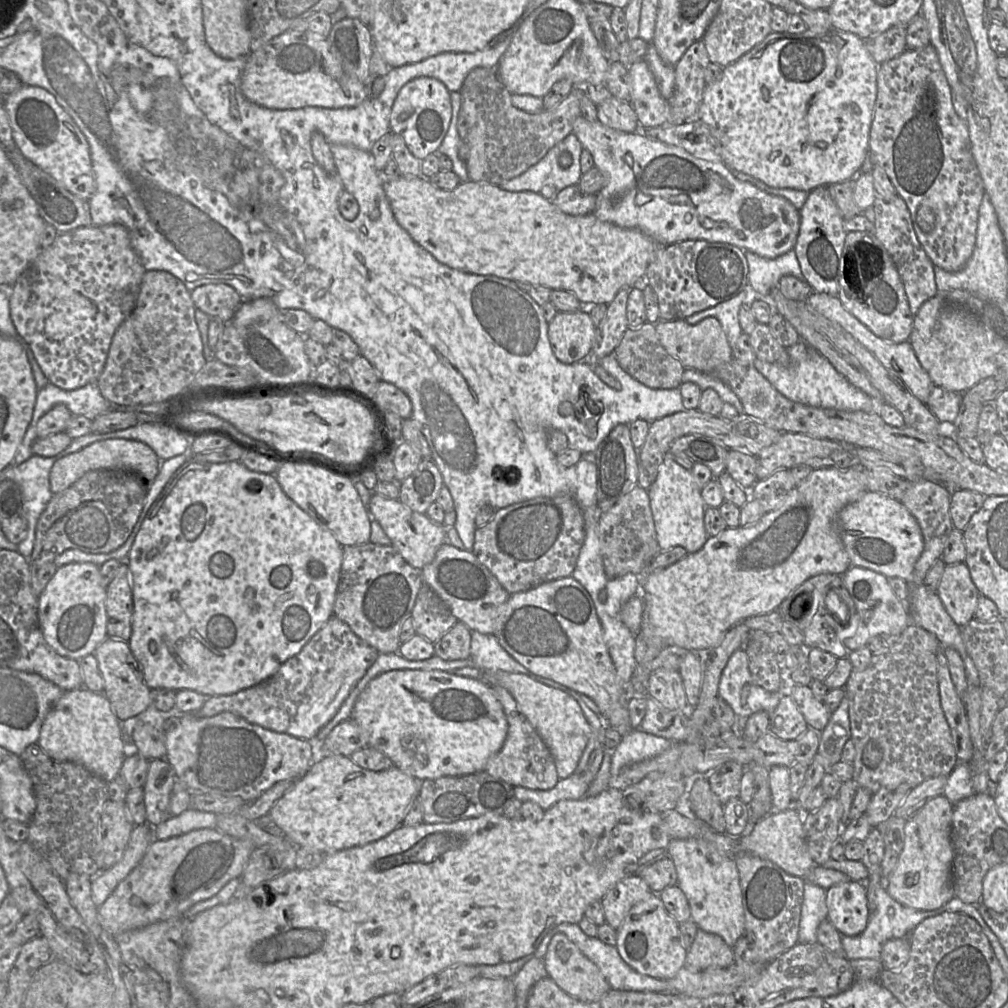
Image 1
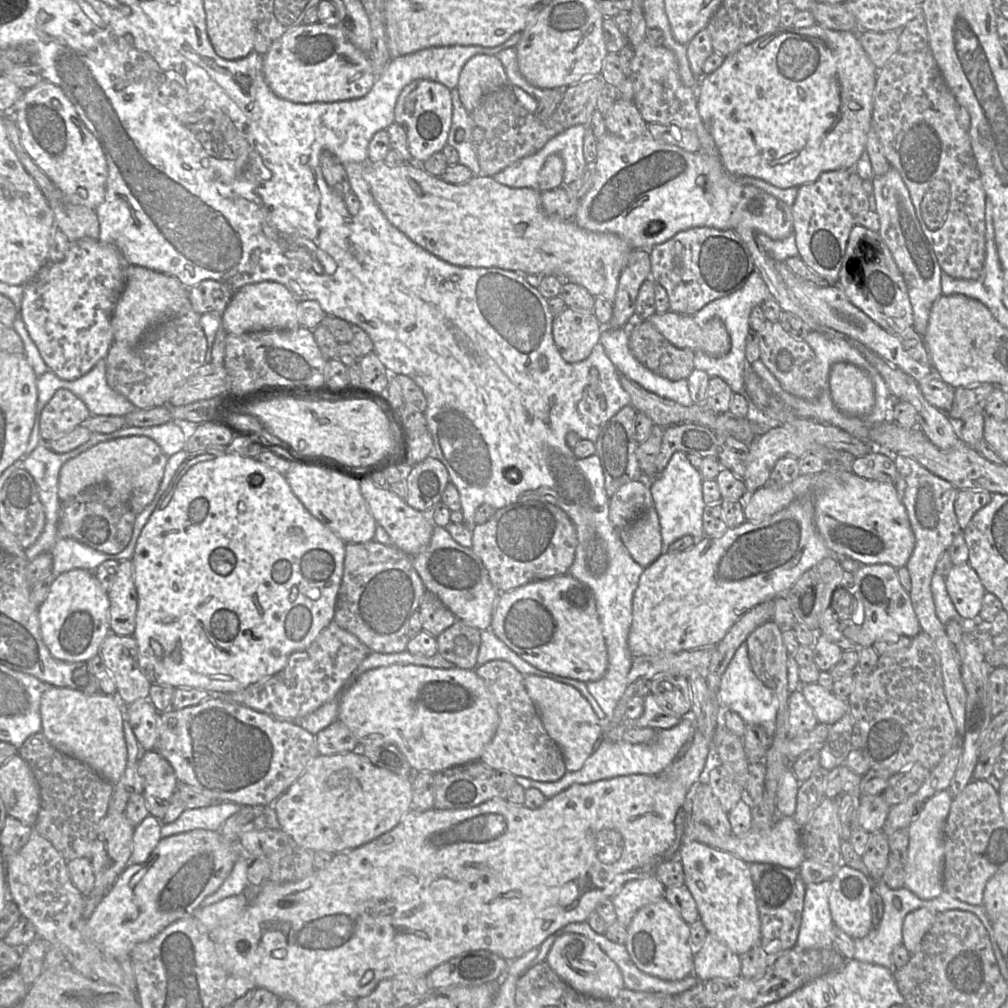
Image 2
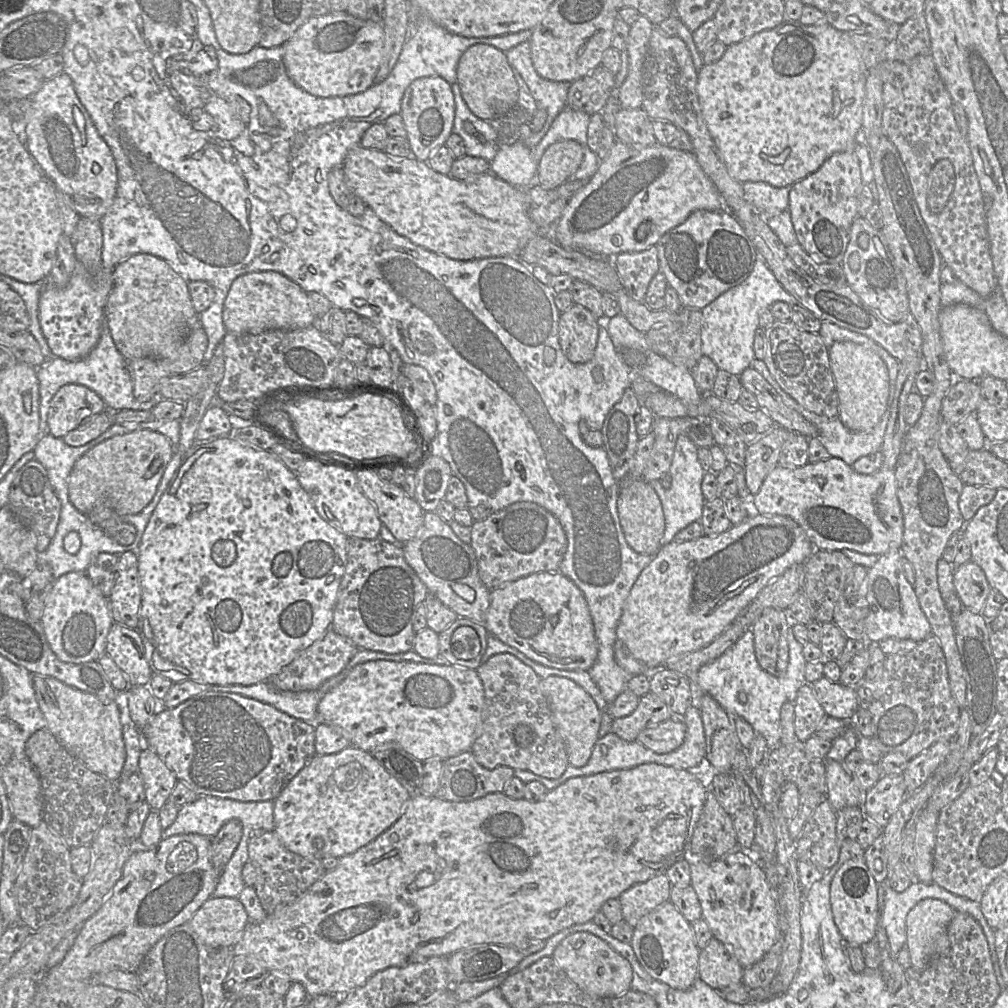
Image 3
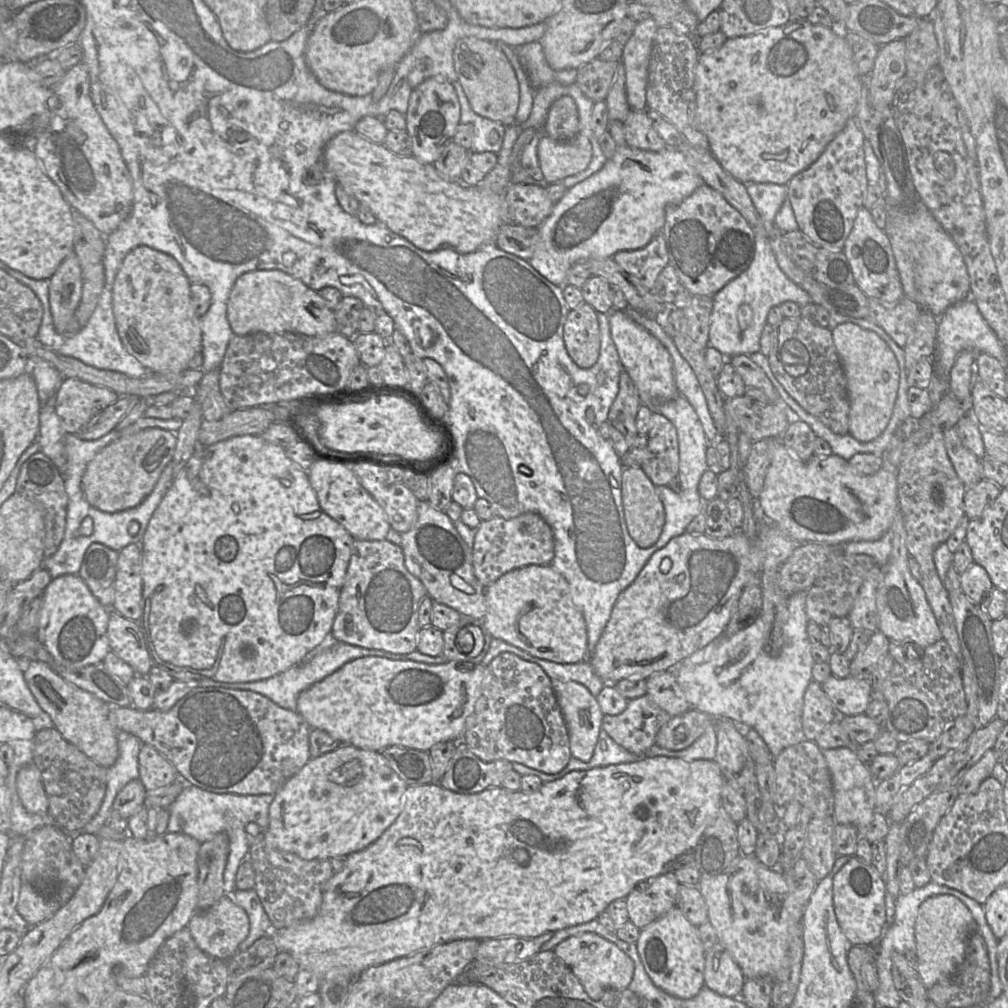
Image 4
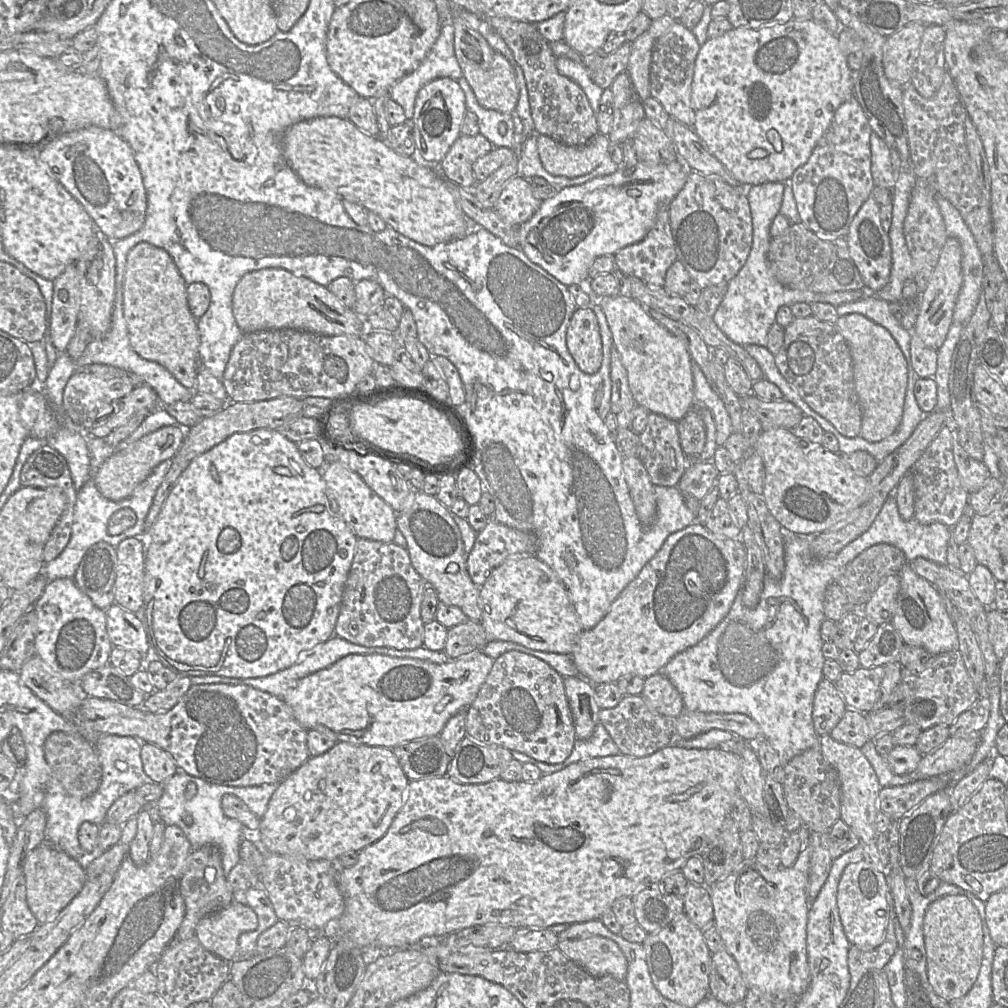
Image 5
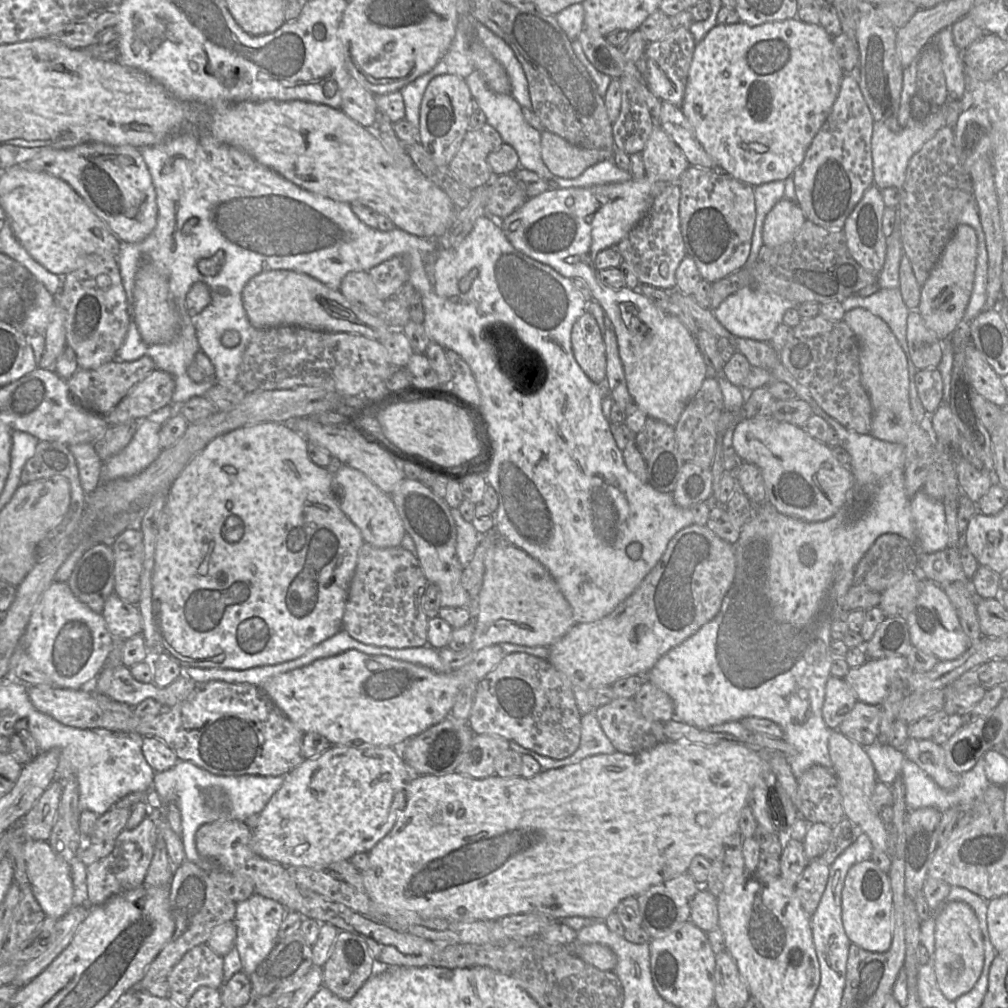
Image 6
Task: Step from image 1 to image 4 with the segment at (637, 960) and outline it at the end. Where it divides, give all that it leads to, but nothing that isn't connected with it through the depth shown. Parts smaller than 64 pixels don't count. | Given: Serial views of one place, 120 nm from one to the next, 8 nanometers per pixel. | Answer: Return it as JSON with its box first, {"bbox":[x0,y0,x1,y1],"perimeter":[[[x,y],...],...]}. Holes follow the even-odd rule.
{"bbox":[636,907,705,1000],"perimeter":[[[678,907],[642,928],[636,947],[647,975],[665,993],[686,1000],[695,997],[704,986],[705,948],[697,927]]]}

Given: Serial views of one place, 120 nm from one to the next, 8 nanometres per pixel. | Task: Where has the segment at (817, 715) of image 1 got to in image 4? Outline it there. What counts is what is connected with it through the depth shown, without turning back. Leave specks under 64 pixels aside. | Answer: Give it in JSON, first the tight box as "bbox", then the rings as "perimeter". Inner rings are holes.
{"bbox":[821,675,873,716],"perimeter":[[[831,675],[821,685],[839,716],[863,714],[872,700],[873,687],[869,678]]]}

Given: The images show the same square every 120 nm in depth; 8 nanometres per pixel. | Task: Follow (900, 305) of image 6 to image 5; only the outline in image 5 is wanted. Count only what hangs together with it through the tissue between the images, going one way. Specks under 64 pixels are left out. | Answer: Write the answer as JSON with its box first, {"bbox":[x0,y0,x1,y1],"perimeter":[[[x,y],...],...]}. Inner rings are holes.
{"bbox":[836,294,911,366],"perimeter":[[[866,294],[863,298],[836,307],[839,317],[858,313],[886,328],[901,349],[907,366],[910,361],[911,332],[905,330],[890,311],[890,303],[878,298],[875,294]]]}

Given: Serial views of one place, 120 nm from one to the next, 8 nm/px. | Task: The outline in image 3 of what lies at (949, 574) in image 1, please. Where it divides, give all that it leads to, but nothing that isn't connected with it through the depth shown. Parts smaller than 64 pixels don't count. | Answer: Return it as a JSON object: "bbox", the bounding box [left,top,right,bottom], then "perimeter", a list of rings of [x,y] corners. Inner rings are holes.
{"bbox":[953,561,991,613],"perimeter":[[[969,561],[954,572],[953,583],[963,607],[981,613],[991,590],[983,570]]]}

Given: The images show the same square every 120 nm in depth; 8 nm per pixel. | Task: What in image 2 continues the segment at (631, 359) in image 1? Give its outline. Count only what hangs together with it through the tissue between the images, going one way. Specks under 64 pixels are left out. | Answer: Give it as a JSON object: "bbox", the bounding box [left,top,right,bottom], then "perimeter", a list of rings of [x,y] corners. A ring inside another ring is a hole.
{"bbox":[629,321,695,381],"perimeter":[[[649,321],[629,325],[629,348],[643,366],[671,381],[688,379],[694,369],[695,351],[674,346]]]}

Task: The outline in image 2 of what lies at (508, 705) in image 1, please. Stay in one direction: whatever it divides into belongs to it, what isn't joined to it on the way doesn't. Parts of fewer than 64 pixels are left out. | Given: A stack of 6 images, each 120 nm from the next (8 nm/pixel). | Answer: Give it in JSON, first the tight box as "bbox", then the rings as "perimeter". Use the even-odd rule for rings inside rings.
{"bbox":[475,660,566,782],"perimeter":[[[504,660],[489,661],[477,666],[475,671],[492,695],[499,715],[496,732],[483,748],[479,761],[490,768],[535,781],[555,782],[561,779],[566,773],[562,752],[543,726],[537,708],[526,691],[524,675]]]}

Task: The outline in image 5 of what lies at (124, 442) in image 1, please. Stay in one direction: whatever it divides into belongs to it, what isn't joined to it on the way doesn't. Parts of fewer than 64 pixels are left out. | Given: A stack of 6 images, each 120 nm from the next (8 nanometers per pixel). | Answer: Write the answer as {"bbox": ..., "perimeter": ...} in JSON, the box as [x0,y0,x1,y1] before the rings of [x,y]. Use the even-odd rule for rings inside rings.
{"bbox":[94,425,185,501],"perimeter":[[[180,425],[164,426],[143,436],[101,464],[94,480],[96,488],[102,496],[112,501],[120,501],[129,497],[158,464],[171,460],[176,455],[184,438],[185,430]]]}

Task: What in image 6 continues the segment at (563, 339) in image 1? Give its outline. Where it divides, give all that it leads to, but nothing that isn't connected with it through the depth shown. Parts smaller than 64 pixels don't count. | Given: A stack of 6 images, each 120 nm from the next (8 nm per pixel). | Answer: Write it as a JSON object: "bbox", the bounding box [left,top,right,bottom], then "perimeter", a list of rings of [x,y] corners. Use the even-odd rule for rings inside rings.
{"bbox":[571,311,606,383],"perimeter":[[[590,311],[584,312],[574,323],[571,332],[573,356],[594,383],[606,378],[606,348],[603,334]]]}

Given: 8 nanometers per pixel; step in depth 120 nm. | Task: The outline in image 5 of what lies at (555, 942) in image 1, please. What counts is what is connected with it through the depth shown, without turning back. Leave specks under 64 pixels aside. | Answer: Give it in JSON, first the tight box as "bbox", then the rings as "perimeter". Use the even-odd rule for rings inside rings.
{"bbox":[557,936,627,981],"perimeter":[[[601,936],[570,939],[560,941],[557,948],[594,977],[610,975],[619,981],[626,979],[627,959],[611,939]]]}

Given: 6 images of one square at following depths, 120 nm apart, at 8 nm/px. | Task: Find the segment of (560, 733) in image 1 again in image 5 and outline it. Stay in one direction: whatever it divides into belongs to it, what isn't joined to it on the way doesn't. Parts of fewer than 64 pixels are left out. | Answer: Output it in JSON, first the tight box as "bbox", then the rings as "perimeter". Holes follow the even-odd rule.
{"bbox":[563,676,601,739],"perimeter":[[[580,676],[564,677],[563,682],[573,715],[576,738],[589,739],[600,722],[601,708],[596,702],[595,686]]]}

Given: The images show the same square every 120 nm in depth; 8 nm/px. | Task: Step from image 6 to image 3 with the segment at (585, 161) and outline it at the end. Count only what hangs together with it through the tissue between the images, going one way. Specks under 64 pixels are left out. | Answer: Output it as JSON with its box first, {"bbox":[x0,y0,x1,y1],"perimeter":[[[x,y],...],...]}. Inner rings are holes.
{"bbox":[535,140,583,190],"perimeter":[[[564,140],[550,145],[538,164],[535,183],[545,190],[557,189],[578,170],[583,158],[583,147],[577,141]]]}

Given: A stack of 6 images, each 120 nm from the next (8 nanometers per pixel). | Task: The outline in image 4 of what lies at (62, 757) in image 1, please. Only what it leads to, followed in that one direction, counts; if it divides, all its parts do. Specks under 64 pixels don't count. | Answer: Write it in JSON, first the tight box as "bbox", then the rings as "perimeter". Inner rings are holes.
{"bbox":[24,661,119,768],"perimeter":[[[41,661],[24,663],[24,679],[39,706],[51,717],[65,740],[76,746],[96,764],[109,768],[119,755],[117,729],[109,720],[110,705],[93,694],[64,680],[51,666]]]}

